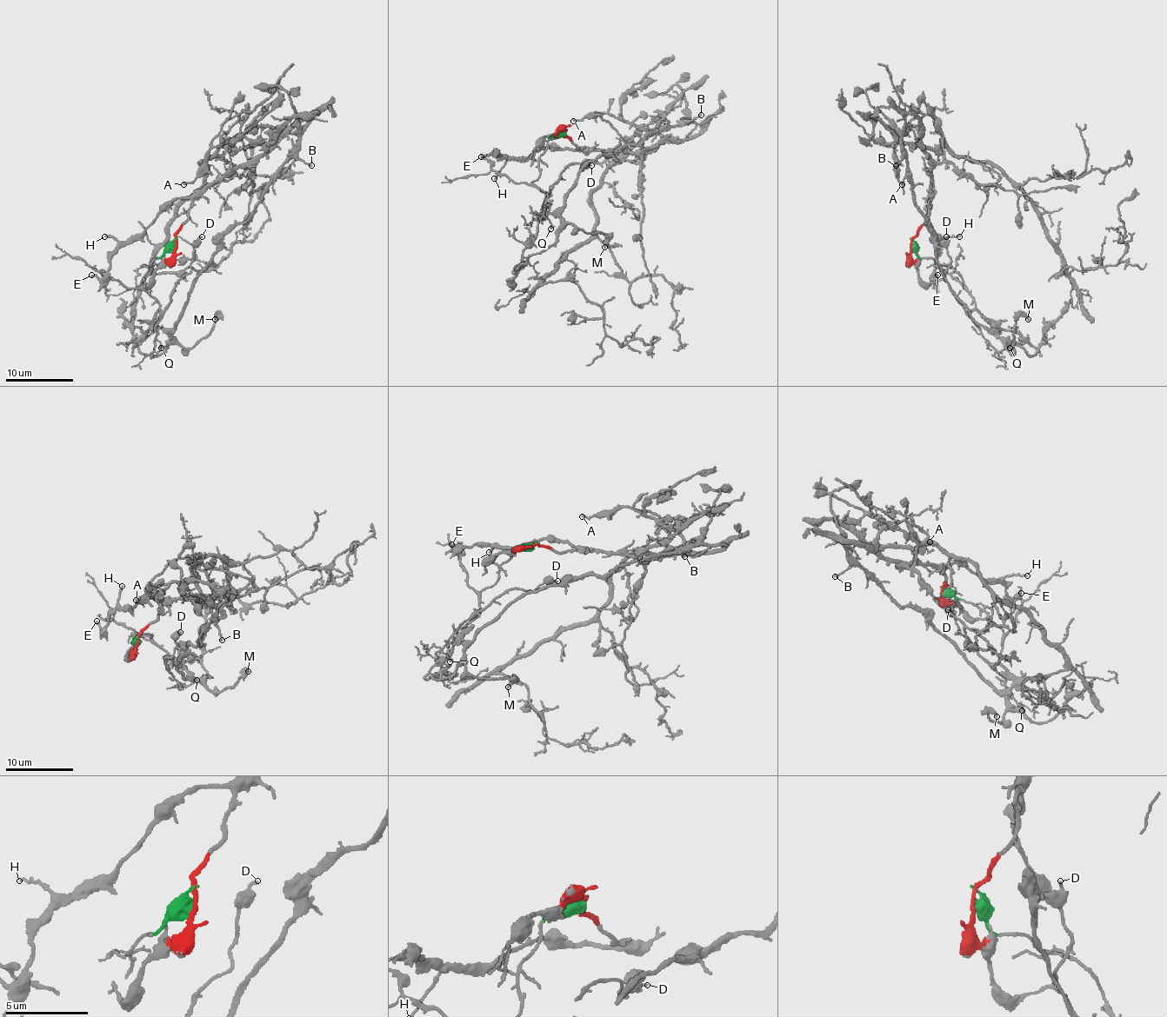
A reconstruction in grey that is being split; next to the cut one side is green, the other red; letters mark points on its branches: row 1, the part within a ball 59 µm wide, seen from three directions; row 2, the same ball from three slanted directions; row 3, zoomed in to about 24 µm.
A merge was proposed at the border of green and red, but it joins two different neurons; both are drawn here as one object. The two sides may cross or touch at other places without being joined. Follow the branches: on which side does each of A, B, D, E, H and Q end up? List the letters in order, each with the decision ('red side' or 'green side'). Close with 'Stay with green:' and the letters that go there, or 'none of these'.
A: red side
B: red side
D: green side
E: red side
H: red side
Q: green side
Stay with green: D, Q

